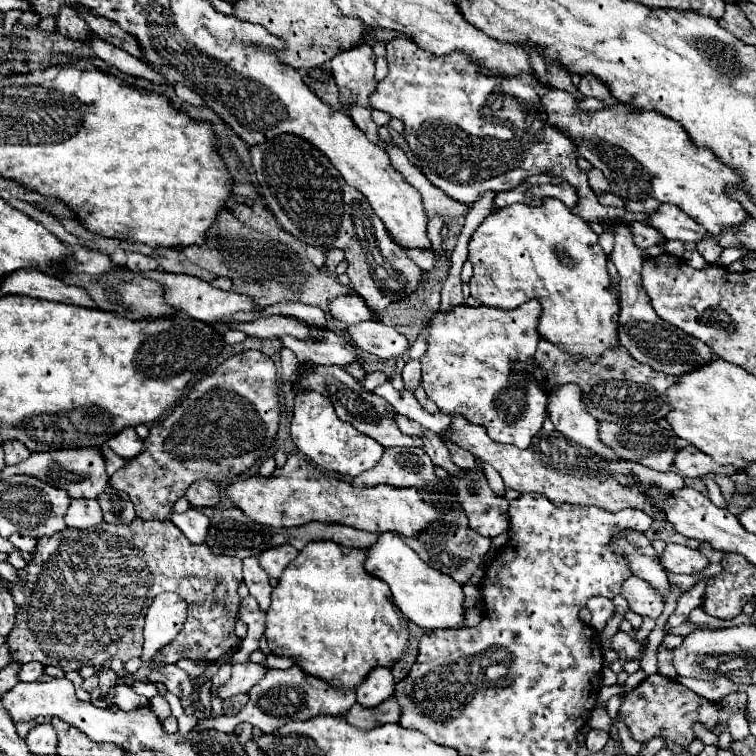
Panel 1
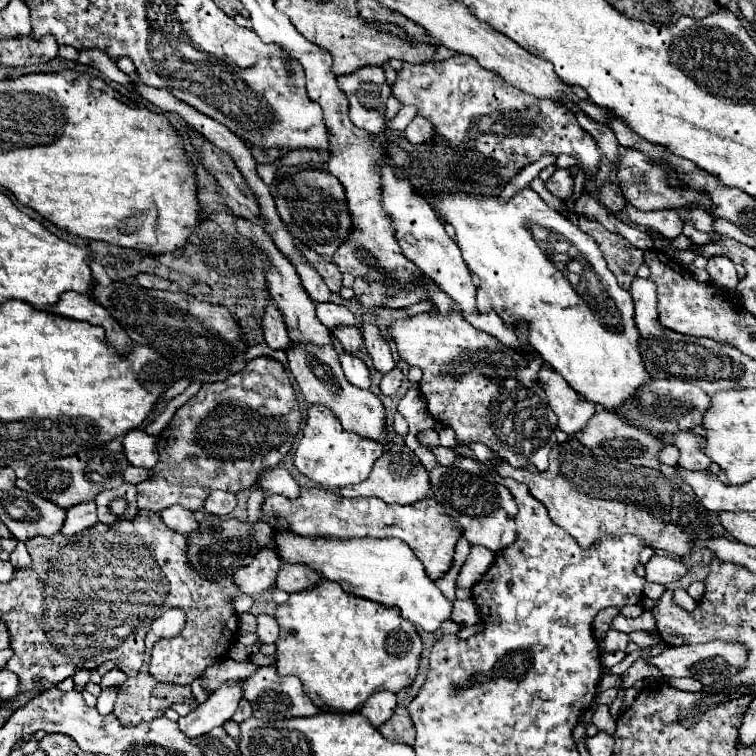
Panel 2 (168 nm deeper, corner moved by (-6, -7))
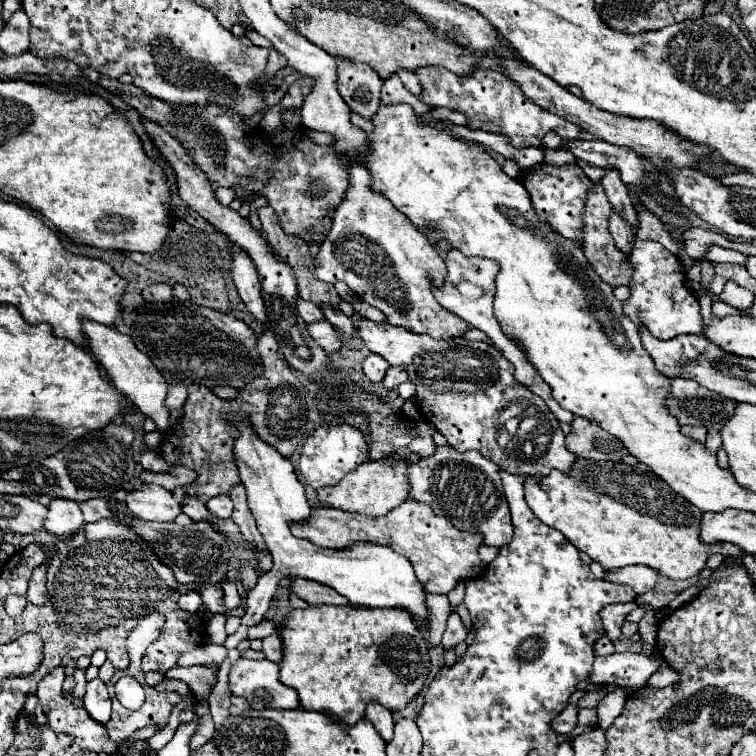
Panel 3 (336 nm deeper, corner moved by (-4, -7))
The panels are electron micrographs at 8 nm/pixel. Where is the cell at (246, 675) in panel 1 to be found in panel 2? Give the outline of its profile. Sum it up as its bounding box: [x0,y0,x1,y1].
[179,684,243,738]

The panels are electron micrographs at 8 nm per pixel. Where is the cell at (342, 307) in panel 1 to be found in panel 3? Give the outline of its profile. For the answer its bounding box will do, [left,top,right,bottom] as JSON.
[297,300,325,324]

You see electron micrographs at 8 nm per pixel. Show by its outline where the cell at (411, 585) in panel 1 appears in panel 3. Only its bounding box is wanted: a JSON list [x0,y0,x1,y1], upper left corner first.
[224,424,429,649]

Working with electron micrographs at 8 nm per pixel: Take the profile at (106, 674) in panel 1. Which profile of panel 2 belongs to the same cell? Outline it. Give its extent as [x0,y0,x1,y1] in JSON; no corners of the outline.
[95,688,117,714]

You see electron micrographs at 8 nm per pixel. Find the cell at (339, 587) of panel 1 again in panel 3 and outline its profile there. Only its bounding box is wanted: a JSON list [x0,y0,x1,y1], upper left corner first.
[279,604,429,724]

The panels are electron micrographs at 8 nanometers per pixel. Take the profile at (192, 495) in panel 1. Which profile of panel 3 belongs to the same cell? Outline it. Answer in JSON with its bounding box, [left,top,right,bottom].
[207,494,233,518]

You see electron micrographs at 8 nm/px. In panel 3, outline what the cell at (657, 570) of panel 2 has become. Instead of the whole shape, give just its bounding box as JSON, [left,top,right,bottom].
[605,564,659,594]

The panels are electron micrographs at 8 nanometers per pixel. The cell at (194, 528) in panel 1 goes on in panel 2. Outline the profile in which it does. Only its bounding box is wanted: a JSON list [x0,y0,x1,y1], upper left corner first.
[159,506,199,534]

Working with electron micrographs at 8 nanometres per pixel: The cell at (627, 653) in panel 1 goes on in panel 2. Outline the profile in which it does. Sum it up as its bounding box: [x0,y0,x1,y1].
[603,628,629,652]

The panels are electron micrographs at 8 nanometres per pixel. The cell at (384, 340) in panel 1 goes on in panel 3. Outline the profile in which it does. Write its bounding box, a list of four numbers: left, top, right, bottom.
[307,320,343,352]

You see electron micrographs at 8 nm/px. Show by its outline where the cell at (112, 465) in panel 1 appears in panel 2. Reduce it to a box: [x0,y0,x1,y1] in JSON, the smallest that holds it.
[123,466,151,484]

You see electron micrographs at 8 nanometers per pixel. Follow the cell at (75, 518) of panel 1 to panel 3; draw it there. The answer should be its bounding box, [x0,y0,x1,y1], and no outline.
[45,500,85,536]

